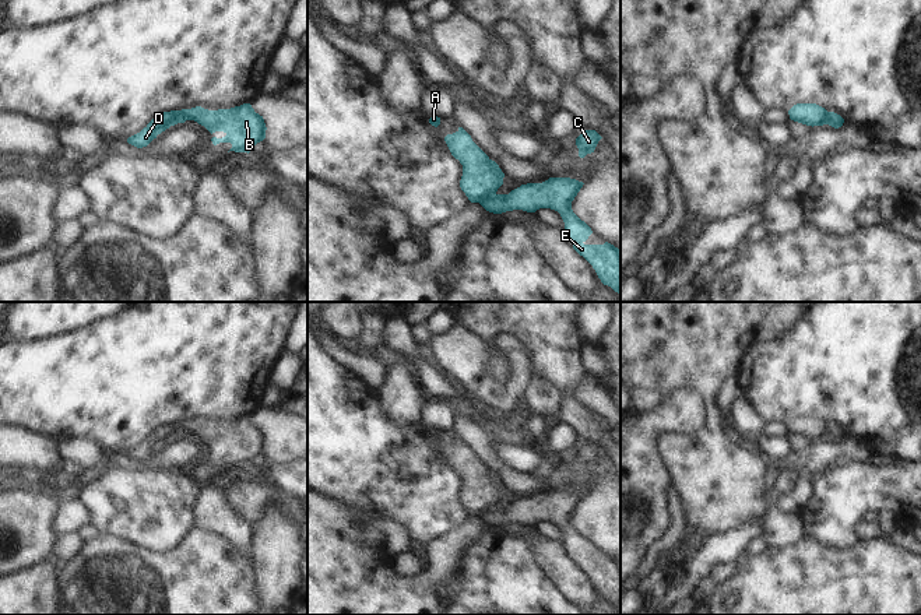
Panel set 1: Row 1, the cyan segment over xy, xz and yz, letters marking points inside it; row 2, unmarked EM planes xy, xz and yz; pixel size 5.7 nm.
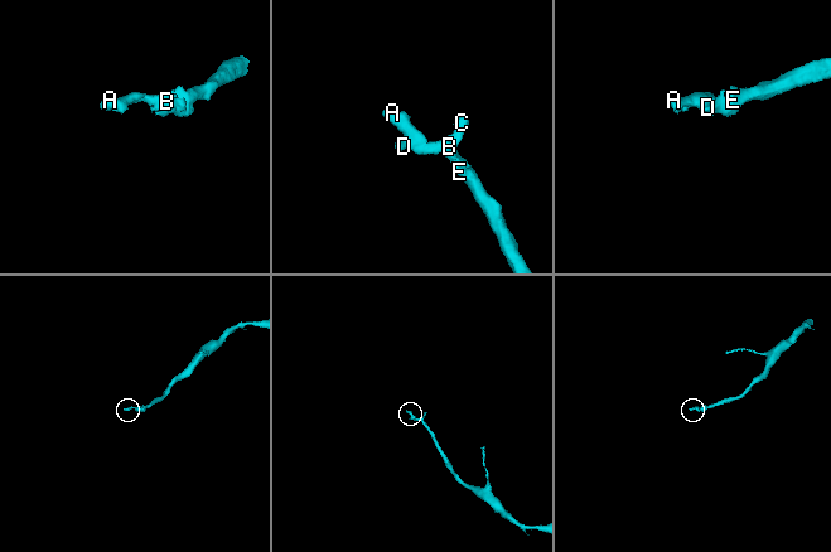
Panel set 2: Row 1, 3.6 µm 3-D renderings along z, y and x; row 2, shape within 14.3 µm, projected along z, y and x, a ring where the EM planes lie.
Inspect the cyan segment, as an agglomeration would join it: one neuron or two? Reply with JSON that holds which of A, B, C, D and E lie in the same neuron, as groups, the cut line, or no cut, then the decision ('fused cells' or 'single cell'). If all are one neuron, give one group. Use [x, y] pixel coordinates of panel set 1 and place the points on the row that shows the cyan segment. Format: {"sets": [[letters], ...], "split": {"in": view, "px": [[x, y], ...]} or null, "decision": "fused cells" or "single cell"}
{"sets": [["A", "D"], ["B", "C", "E"]], "split": {"in": "xz", "px": [[495, 192], [478, 201]]}, "decision": "fused cells"}

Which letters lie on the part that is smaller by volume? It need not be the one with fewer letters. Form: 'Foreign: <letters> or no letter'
Foreign: A, D

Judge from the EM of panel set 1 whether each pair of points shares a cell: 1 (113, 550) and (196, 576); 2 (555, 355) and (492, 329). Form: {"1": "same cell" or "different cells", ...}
{"1": "same cell", "2": "same cell"}

